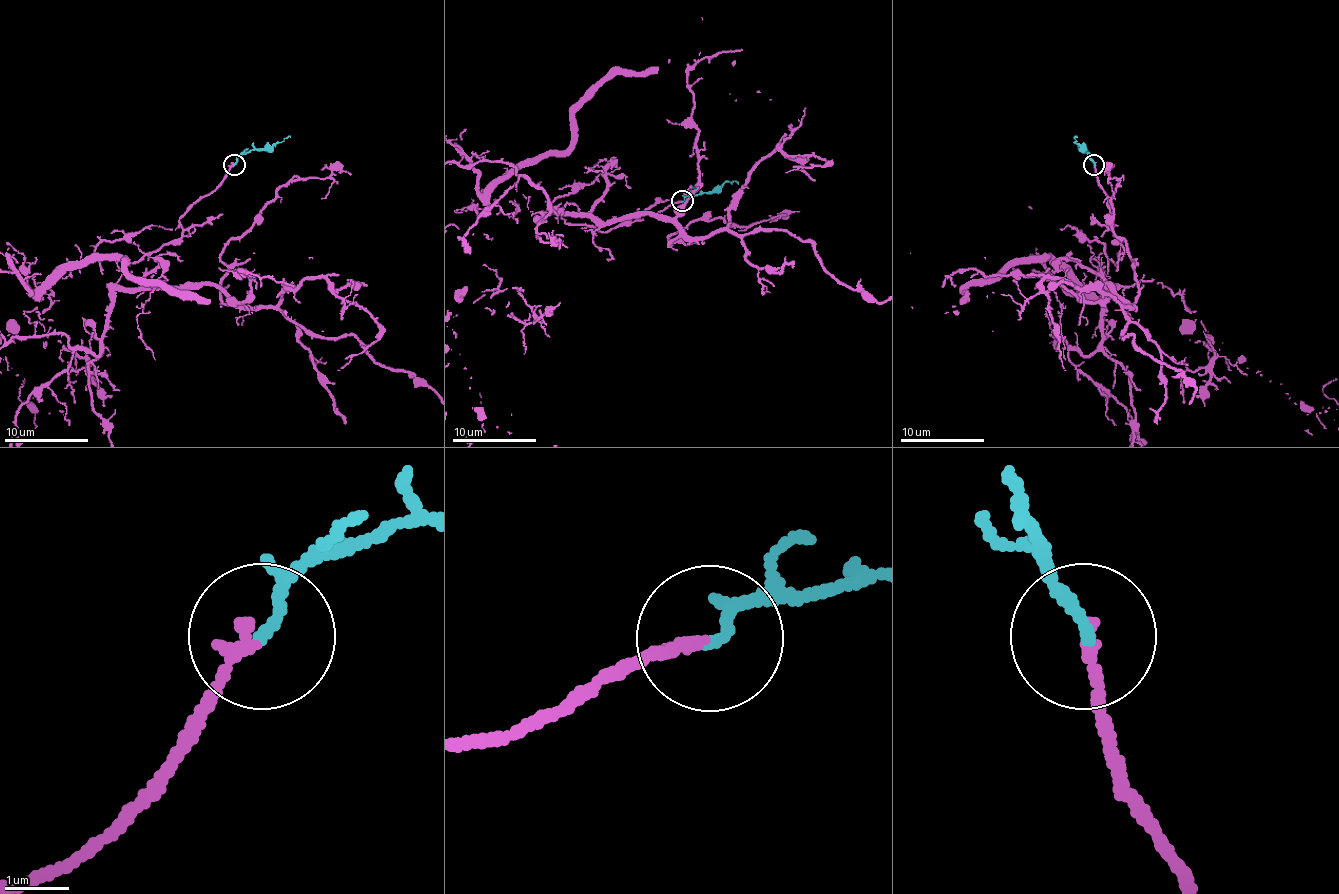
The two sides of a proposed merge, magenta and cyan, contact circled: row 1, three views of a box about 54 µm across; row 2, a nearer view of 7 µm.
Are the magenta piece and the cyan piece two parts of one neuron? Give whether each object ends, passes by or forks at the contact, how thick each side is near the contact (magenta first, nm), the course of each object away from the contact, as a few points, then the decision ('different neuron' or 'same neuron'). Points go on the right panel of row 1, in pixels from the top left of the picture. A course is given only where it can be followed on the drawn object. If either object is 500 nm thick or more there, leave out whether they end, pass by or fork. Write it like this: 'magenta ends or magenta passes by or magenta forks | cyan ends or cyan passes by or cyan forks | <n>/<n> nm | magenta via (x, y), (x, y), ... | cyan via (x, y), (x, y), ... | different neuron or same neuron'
magenta ends | cyan ends | 200/180 nm | magenta via (1093, 165), (1125, 249), (1108, 287), (1129, 304) | cyan via (1093, 165), (1089, 154), (1074, 142), (1076, 135) | same neuron

